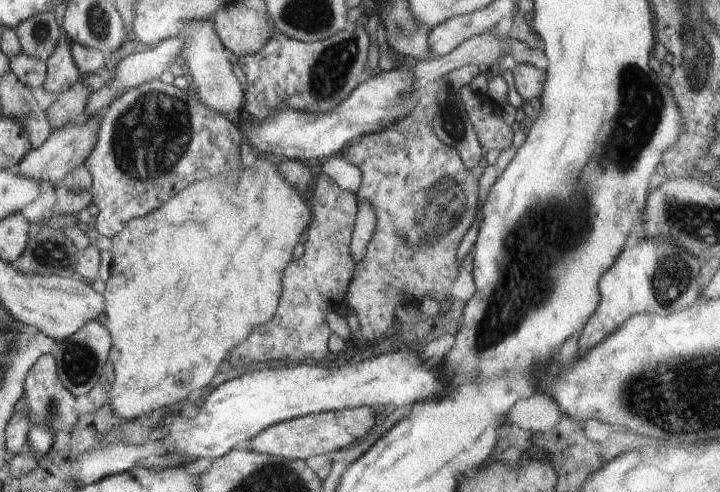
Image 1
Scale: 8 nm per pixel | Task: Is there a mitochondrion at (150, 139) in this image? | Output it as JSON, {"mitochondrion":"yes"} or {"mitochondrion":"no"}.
{"mitochondrion":"yes"}

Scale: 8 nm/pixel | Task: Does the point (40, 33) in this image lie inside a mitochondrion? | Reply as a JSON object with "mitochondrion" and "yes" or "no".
{"mitochondrion":"yes"}

